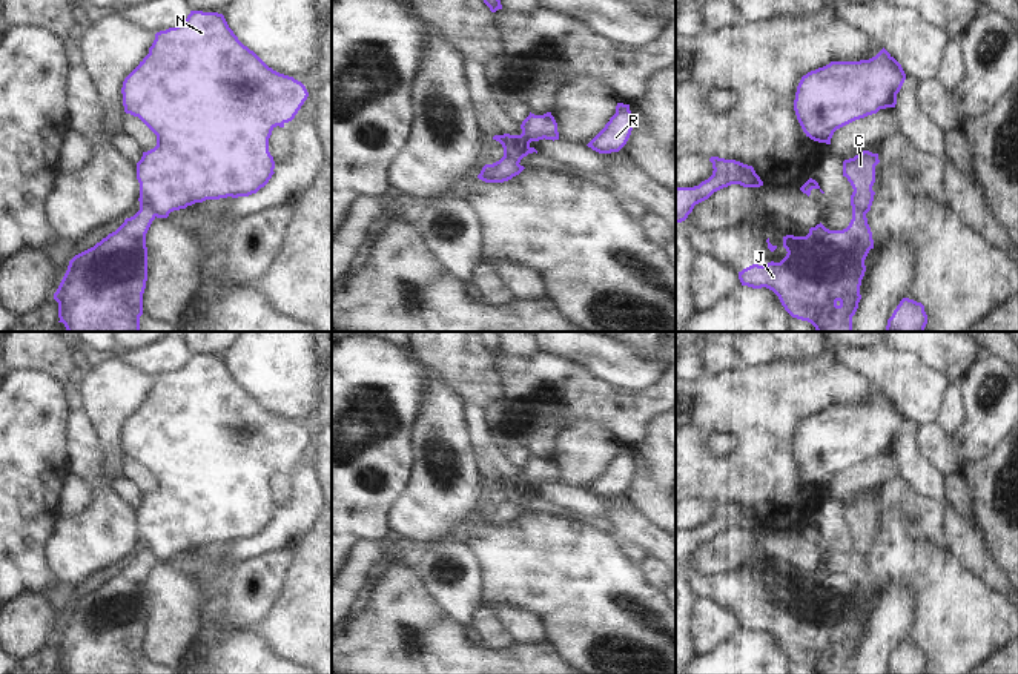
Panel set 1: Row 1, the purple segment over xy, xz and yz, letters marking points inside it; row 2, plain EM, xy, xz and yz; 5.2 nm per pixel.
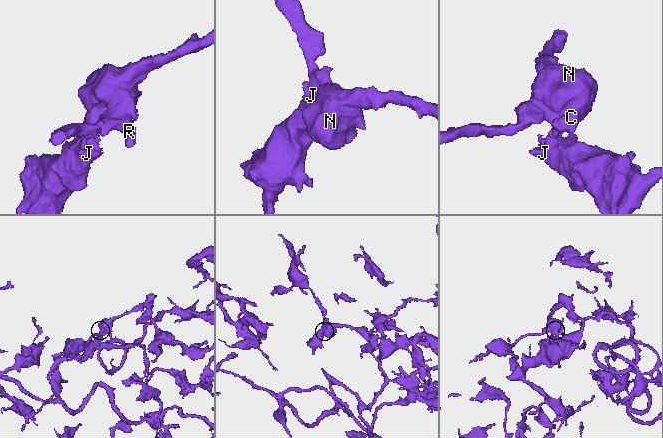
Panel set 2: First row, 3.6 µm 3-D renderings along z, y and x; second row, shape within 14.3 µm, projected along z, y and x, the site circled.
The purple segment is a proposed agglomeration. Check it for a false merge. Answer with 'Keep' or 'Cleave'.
Cleave.

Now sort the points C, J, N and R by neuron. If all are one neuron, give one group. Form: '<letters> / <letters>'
C N R / J

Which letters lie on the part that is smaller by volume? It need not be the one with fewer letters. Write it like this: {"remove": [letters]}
{"remove": ["J"]}

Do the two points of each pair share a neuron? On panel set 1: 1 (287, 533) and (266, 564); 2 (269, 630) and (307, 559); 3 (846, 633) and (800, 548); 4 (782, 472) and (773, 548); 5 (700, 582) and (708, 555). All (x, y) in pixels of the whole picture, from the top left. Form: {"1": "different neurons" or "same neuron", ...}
{"1": "different neurons", "2": "same neuron", "3": "different neurons", "4": "different neurons", "5": "different neurons"}

